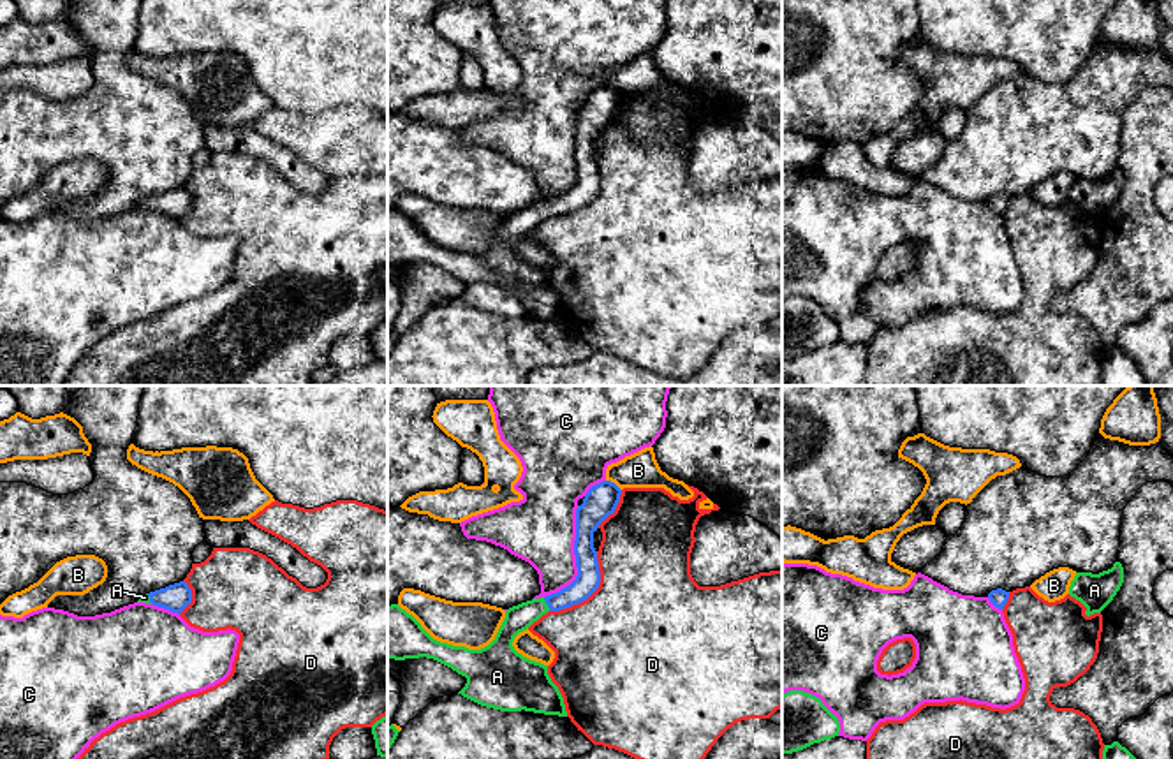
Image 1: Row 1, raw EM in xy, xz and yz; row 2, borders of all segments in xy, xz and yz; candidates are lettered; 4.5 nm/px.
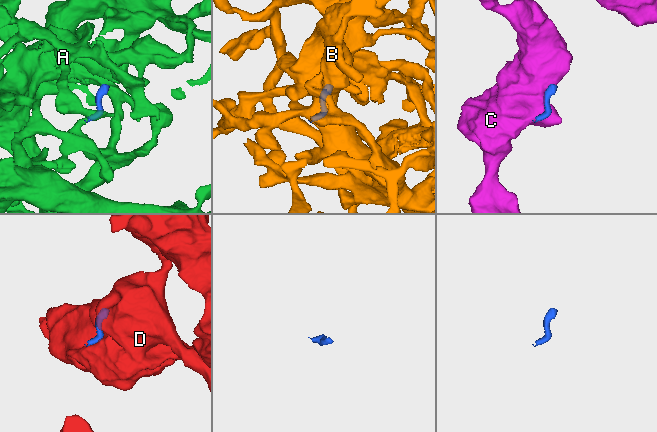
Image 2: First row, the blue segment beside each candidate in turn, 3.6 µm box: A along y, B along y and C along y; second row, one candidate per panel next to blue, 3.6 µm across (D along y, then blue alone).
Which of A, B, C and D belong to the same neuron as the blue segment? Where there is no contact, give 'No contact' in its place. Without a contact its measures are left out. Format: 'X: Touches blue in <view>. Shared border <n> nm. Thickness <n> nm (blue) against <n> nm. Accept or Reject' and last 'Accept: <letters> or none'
A: Touches blue in xz. Shared border 70 nm. Thickness 110 nm (blue) against 120 nm. Accept
B: Touches blue in xz. Shared border 90 nm. Thickness 150 nm (blue) against 160 nm. Reject
C: Touches blue in xz. Shared border 460 nm. Thickness 140 nm (blue) against 320 nm. Reject
D: Touches blue in xz. Shared border 360 nm. Thickness 110 nm (blue) against 500 nm. Reject
Accept: A

